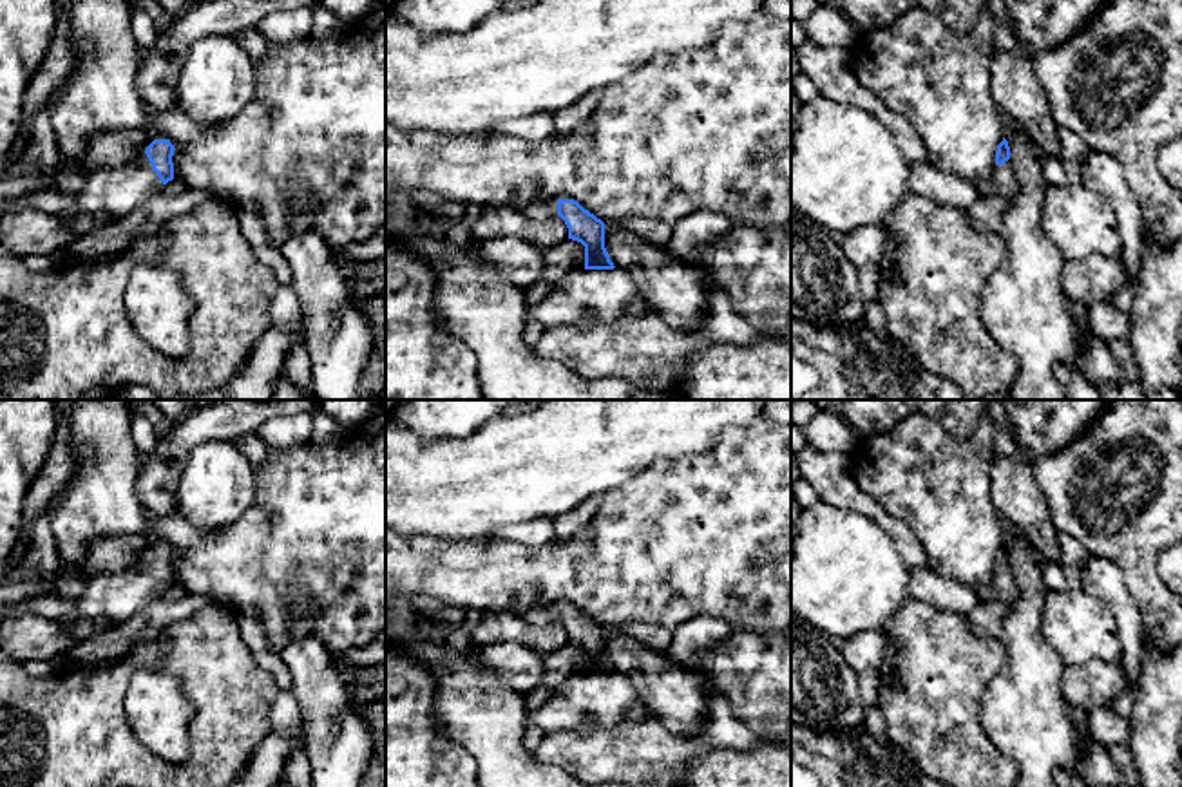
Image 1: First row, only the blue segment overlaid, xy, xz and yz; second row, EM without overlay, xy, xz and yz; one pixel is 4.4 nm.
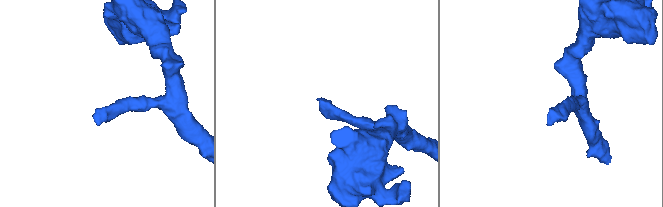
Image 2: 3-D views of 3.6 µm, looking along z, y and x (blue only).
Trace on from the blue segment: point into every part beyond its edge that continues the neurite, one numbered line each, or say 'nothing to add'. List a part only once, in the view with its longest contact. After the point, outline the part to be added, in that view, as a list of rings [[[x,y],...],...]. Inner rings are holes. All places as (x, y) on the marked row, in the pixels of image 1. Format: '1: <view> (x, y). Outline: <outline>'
1: xy (111, 192). Outline: [[[139,156],[123,166],[87,174],[85,188],[72,194],[74,210],[80,215],[121,219],[161,190],[163,183],[148,157]]]

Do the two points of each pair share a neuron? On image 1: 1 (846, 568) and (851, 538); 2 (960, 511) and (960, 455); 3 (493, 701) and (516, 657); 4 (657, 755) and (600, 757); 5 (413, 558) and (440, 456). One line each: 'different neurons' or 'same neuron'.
1: same neuron
2: same neuron
3: different neurons
4: same neuron
5: different neurons

